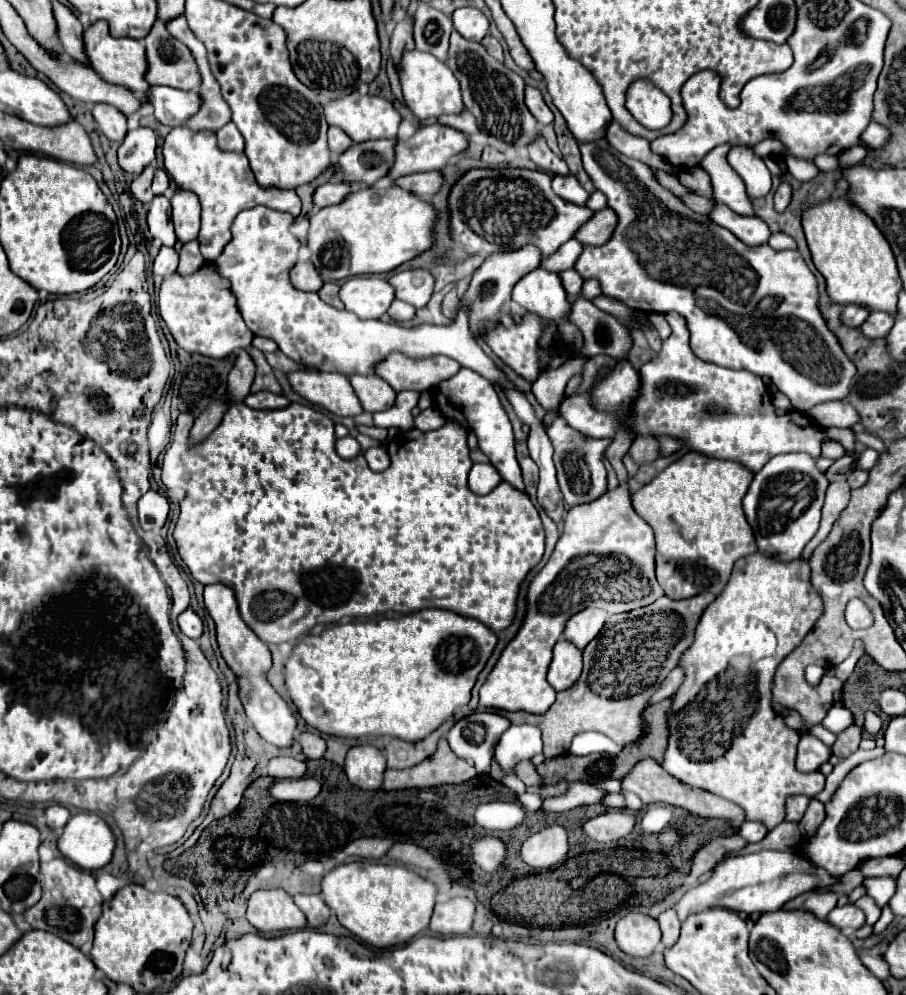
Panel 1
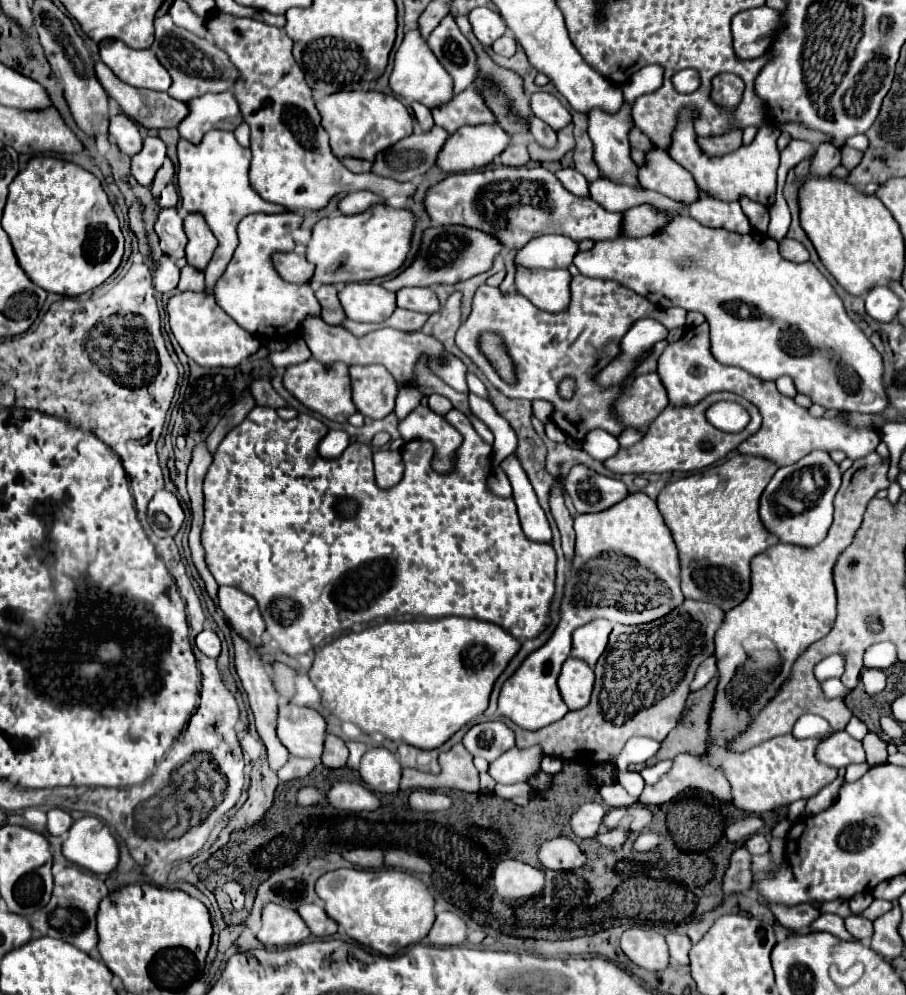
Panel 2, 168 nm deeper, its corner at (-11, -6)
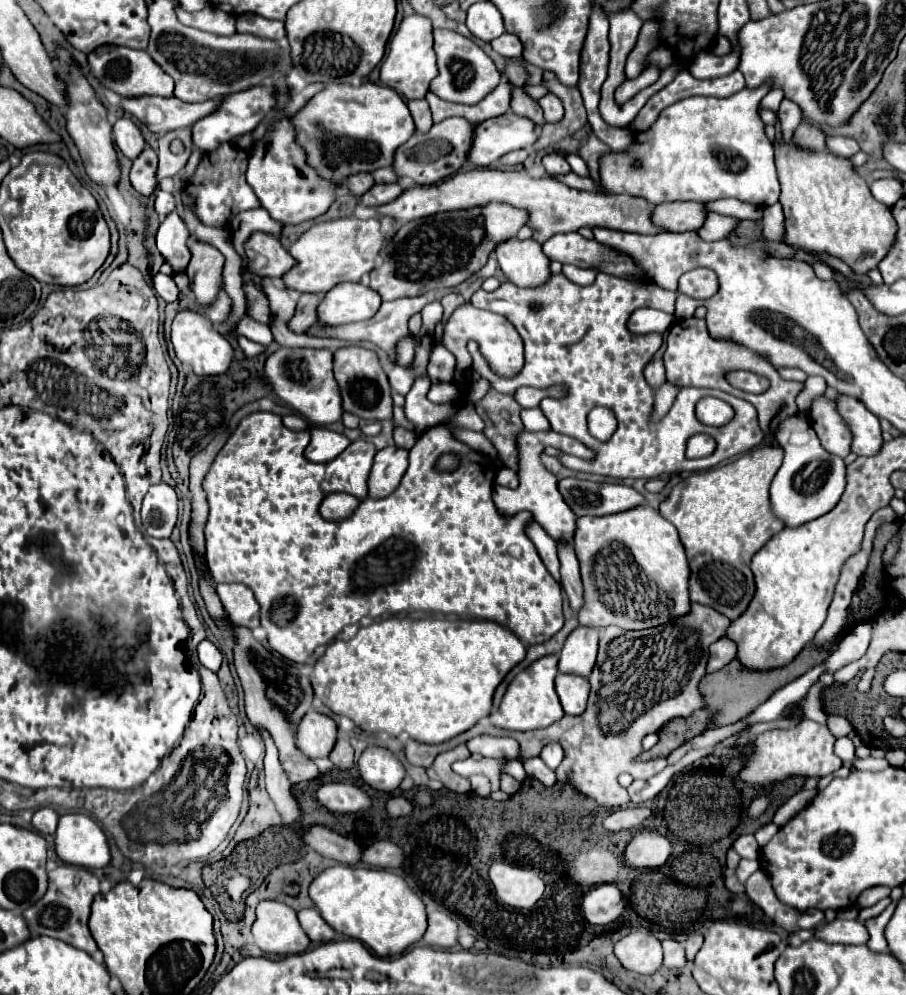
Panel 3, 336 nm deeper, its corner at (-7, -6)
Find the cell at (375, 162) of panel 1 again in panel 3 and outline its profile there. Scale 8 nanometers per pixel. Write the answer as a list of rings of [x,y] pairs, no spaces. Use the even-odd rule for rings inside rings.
[[[449,117],[441,123],[435,123],[427,133],[417,131],[407,143],[403,143],[395,151],[395,159],[391,165],[393,171],[399,177],[413,179],[417,185],[431,185],[431,183],[437,183],[449,175],[453,175],[467,161],[473,127],[475,125],[465,121],[463,117]]]

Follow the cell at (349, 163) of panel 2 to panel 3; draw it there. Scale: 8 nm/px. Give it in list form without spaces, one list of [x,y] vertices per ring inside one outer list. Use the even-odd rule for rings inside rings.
[[[357,173],[353,177],[347,177],[345,185],[353,195],[363,195],[367,189],[373,187],[373,177],[371,173]]]

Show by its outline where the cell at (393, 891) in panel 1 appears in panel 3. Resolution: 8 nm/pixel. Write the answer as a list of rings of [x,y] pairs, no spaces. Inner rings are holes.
[[[335,865],[315,877],[309,897],[321,917],[337,931],[363,945],[379,957],[393,957],[417,943],[427,929],[427,913],[423,901],[407,885],[407,881],[385,869]]]

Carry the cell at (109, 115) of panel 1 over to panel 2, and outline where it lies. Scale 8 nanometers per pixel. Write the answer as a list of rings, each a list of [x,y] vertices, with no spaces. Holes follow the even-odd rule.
[[[123,113],[121,115],[115,115],[111,117],[111,125],[109,125],[109,135],[113,137],[113,141],[119,145],[119,149],[127,155],[135,155],[141,151],[143,147],[143,137],[139,133],[139,125],[125,117]]]

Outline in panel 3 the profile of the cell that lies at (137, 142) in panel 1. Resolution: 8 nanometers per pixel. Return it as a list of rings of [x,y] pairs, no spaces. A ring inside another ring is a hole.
[[[145,145],[141,155],[137,159],[133,159],[133,167],[129,173],[133,189],[139,191],[141,195],[151,195],[157,185],[155,171],[157,171],[157,153],[153,147]]]

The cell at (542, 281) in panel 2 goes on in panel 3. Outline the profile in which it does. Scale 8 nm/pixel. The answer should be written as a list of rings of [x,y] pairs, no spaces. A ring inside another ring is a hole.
[[[509,239],[497,249],[497,261],[511,283],[517,287],[541,287],[551,277],[551,261],[543,255],[541,245],[533,239]]]

